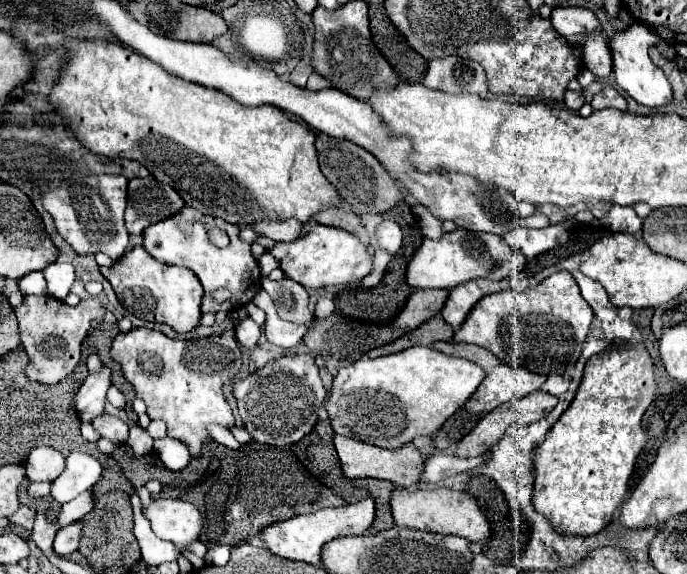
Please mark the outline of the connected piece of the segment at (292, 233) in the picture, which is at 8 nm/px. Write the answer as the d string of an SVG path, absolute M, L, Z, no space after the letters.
M283 219L283 221L259 221L253 229L265 237L275 241L295 241L305 235L305 225L297 219Z

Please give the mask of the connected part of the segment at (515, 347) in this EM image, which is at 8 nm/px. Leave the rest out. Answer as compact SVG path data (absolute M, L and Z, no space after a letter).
M559 271L541 281L535 289L507 289L483 297L465 319L465 325L455 333L453 341L485 347L511 367L553 375L563 373L567 365L579 359L591 321L593 311L581 297L575 279L569 271Z

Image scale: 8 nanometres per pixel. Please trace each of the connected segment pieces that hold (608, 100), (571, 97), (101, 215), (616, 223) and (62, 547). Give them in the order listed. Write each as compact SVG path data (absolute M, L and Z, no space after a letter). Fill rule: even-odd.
M603 83L603 89L601 89L601 93L597 93L597 95L593 97L591 107L593 107L595 111L607 109L607 107L615 107L615 109L625 111L625 109L627 109L627 101L625 101L625 97L623 97L611 83Z
M565 91L565 107L567 107L567 109L579 111L583 103L585 103L583 93L577 93L577 91Z
M89 175L77 181L77 187L55 187L43 195L43 207L53 215L61 237L79 253L95 255L105 253L113 261L123 257L129 233L123 223L127 205L127 177L123 175Z
M613 205L611 211L603 217L603 223L613 229L613 231L623 231L623 233L639 233L641 231L641 217L633 211L633 207L623 207L623 205Z
M79 521L63 527L61 531L57 531L57 537L55 537L55 553L61 557L75 553L77 545L79 545L79 537L81 537L81 523Z

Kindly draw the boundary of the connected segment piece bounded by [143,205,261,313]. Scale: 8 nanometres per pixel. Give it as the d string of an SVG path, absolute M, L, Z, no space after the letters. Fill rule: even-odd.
M185 205L177 215L167 217L159 223L153 223L149 229L145 229L143 233L143 247L149 251L149 255L153 255L157 261L165 263L165 265L183 265L187 269L191 269L203 289L205 289L205 297L201 303L201 311L233 311L245 303L249 303L255 293L261 291L261 271L259 271L259 263L257 259L251 255L251 245L239 239L239 227L233 223L227 223L219 217L211 217L211 215L203 215L197 209ZM211 227L221 227L227 231L231 243L223 249L215 247L209 243L207 239L207 231ZM217 289L229 289L231 291L231 299L217 303L213 299L213 291Z

